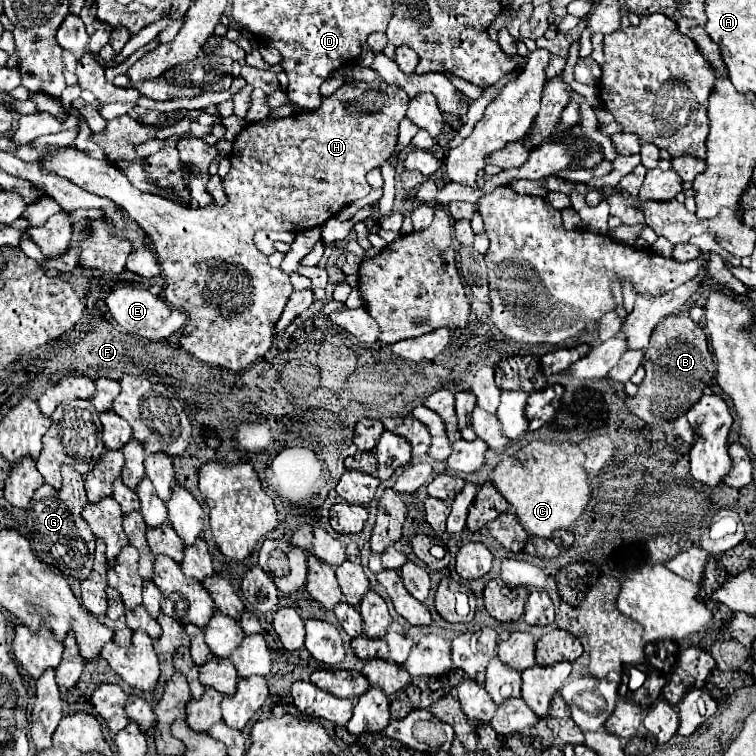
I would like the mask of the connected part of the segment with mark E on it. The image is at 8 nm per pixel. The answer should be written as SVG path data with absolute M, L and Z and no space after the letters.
M116 288L108 294L106 298L106 306L112 314L112 318L130 334L136 334L140 338L158 342L158 340L166 340L170 338L176 330L180 330L186 322L186 314L172 308L168 302L164 302L158 296L152 296L148 290L144 288Z

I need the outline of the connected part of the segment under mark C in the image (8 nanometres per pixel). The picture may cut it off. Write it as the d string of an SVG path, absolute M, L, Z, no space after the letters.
M530 442L524 448L520 448L518 452L514 452L512 456L506 456L504 460L500 460L494 466L494 470L492 470L492 484L510 502L514 514L518 516L518 522L522 524L522 528L530 536L550 538L552 532L556 532L560 528L572 530L574 522L578 520L578 516L588 506L588 500L590 500L590 480L588 480L584 468L582 468L582 464L584 464L584 454L580 452L578 446L572 446L568 442L562 442L562 444Z

